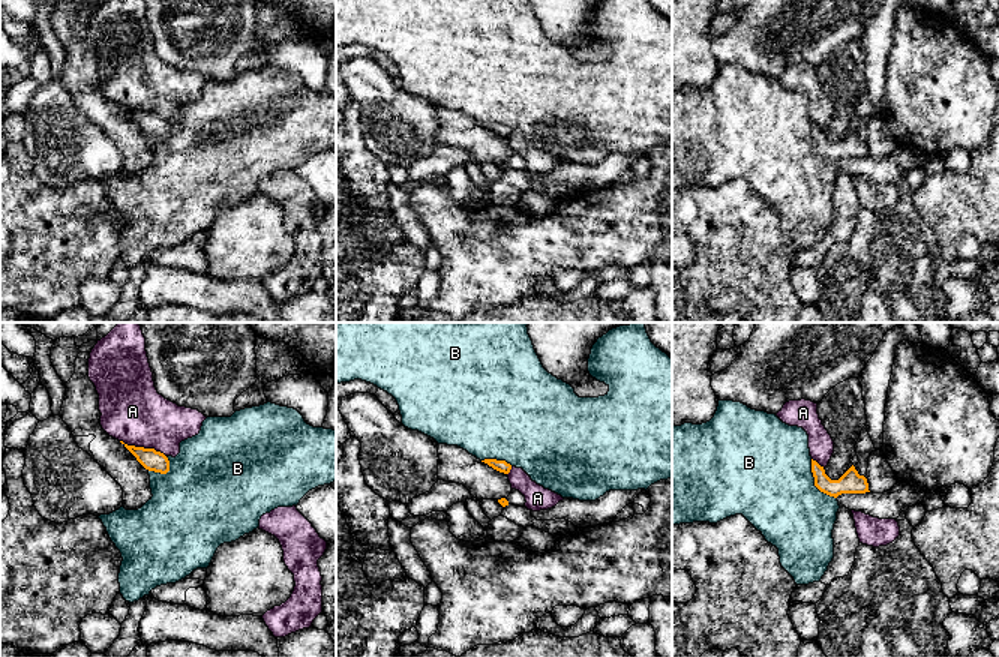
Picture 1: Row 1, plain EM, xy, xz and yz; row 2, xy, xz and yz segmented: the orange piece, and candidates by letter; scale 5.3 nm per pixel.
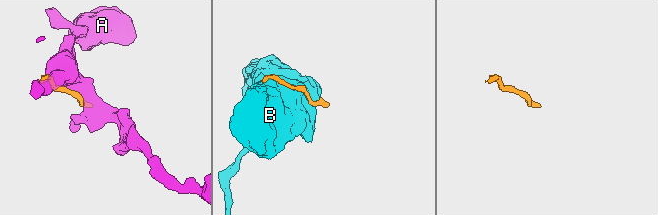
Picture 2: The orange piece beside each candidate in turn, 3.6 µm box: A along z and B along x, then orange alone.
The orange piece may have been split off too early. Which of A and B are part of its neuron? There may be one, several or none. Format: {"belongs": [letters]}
{"belongs": []}

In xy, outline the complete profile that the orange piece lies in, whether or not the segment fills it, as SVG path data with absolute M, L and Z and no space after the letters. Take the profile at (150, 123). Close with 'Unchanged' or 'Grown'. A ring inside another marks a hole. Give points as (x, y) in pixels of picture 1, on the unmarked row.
M128 110L124 111L136 122L136 124L148 135L166 138L170 135L168 122L154 112Z. Unchanged

